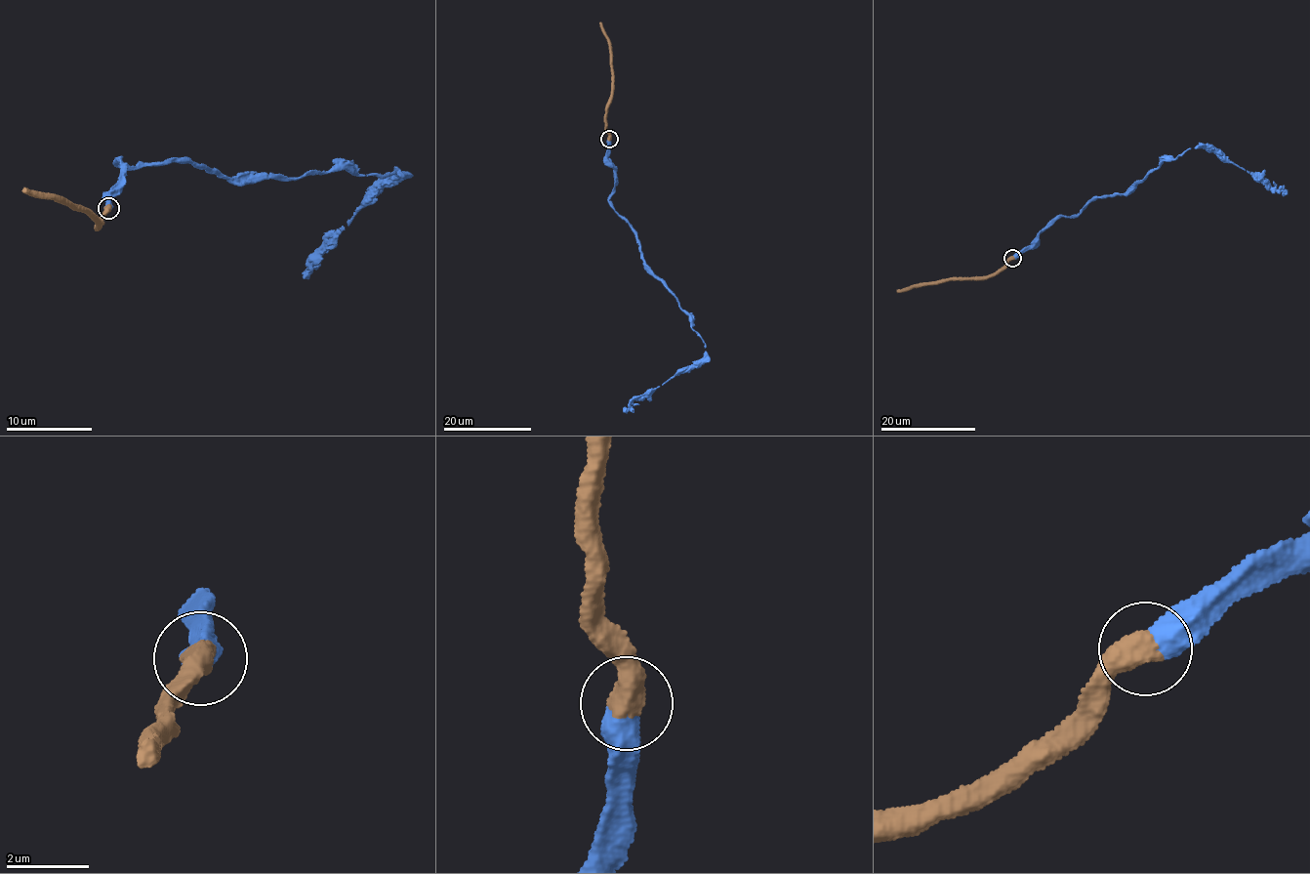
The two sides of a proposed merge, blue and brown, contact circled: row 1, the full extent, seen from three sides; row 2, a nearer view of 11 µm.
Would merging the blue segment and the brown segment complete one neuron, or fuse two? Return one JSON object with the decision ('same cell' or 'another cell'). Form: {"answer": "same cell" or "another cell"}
{"answer": "same cell"}

